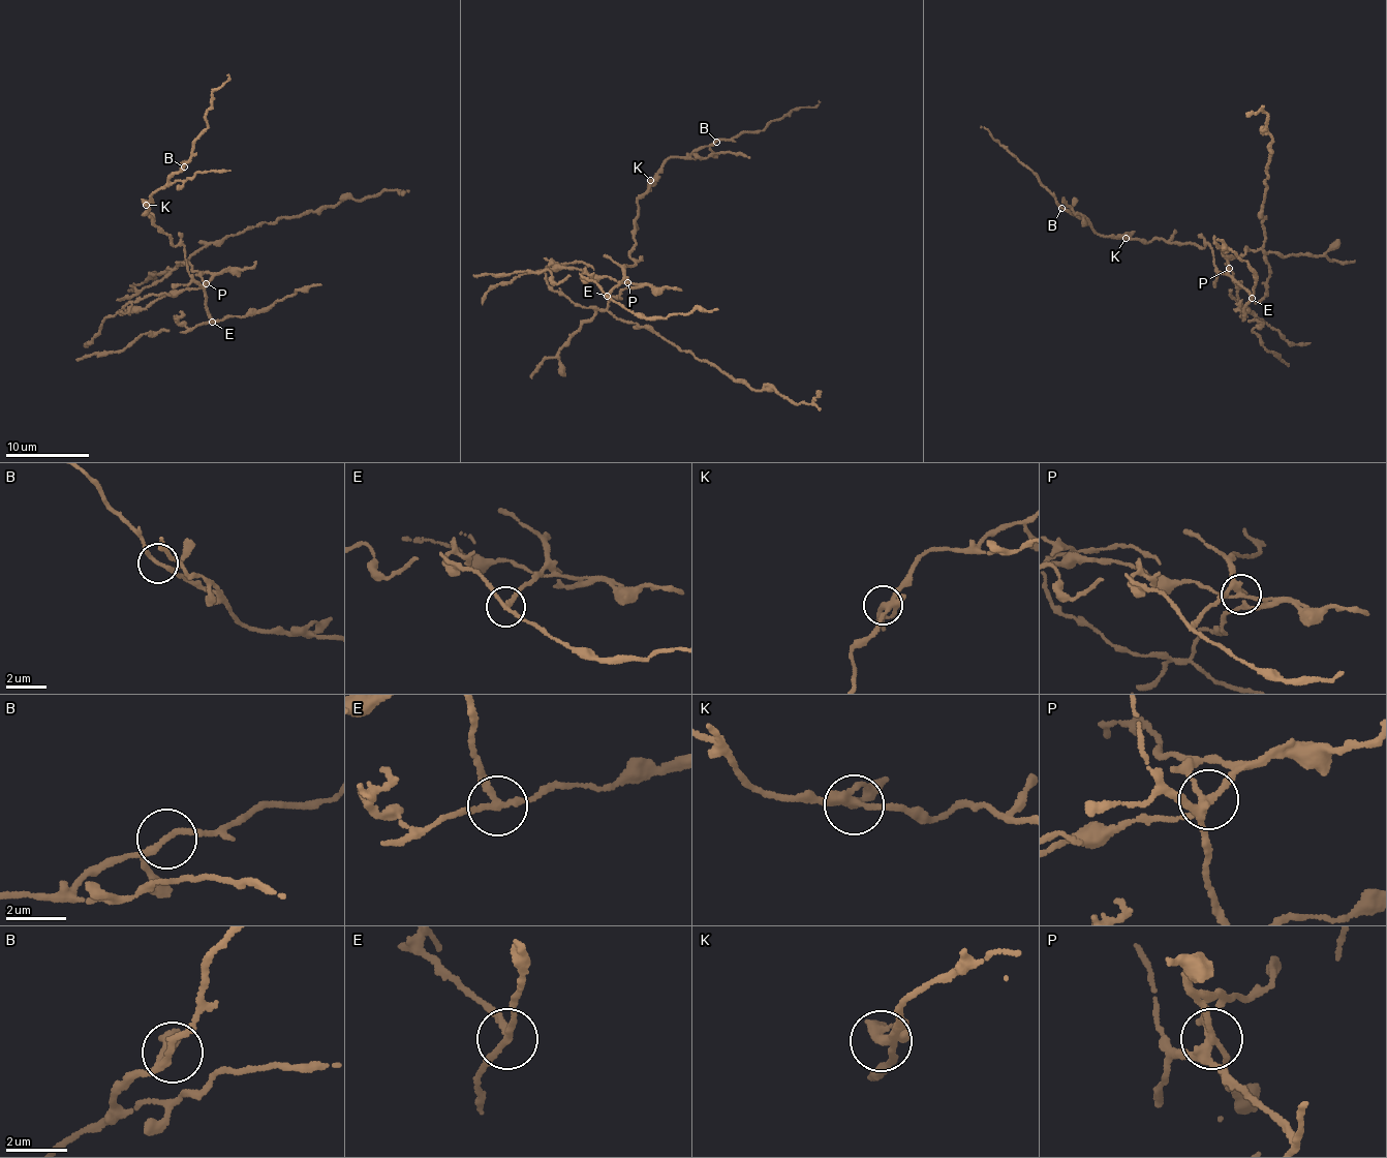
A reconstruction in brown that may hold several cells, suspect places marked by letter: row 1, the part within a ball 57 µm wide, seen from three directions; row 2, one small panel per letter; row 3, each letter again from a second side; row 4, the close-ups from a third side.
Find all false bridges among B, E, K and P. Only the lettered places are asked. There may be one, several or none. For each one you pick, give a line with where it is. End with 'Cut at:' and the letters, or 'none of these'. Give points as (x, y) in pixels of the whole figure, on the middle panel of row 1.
E: place (607, 296)
P: place (627, 282)
Cut at: E, P

